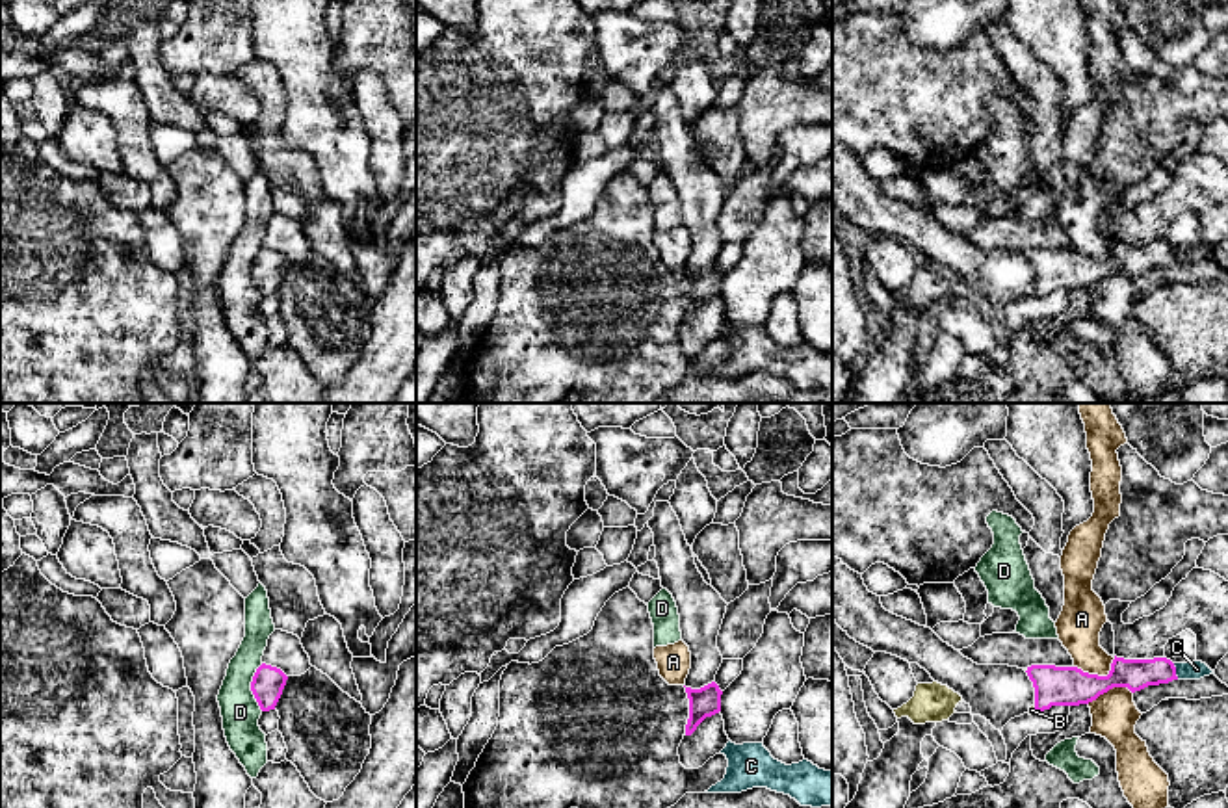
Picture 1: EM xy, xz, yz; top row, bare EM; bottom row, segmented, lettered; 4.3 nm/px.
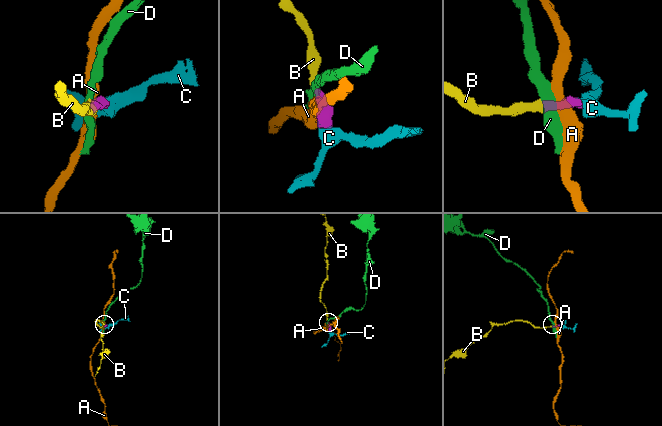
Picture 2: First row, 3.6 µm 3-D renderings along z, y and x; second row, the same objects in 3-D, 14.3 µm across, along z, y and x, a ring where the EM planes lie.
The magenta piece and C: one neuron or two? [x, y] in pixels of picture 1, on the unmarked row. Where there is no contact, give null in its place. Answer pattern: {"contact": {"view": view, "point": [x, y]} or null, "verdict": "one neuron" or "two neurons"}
{"contact": {"view": "yz", "point": [1175, 255]}, "verdict": "one neuron"}

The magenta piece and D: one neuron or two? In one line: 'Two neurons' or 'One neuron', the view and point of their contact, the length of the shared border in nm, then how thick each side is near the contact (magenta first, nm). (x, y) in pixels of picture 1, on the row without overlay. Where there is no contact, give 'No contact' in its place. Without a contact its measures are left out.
Two neurons. Touches magenta at xy (251, 272). Shared border 200 nm. Thickness 140 nm (magenta) against 170 nm

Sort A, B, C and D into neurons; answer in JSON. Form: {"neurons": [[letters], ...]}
{"neurons": [["A"], ["B", "C"], ["D"]]}

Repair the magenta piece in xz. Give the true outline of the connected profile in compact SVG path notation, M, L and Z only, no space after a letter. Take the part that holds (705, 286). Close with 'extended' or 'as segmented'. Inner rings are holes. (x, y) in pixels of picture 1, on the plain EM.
M712 266L700 273L686 271L686 277L689 282L689 303L686 308L686 319L691 319L706 301L721 295L723 275L715 266Z | as segmented

